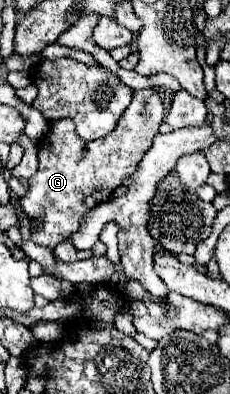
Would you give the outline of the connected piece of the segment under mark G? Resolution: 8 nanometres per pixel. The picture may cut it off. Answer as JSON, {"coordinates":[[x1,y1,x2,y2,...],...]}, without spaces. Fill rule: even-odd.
{"coordinates":[[154,87,134,91,132,103,126,107,116,129,90,143,74,133,74,123,70,119,54,121,38,147,40,167,28,181,28,193,20,199,22,209,34,221,30,239,54,249,60,241,66,241,72,233,76,233,86,213,102,205,102,201,108,201,114,189,136,171,138,161,146,155,152,139,160,133,158,127,162,121,164,107]]}

